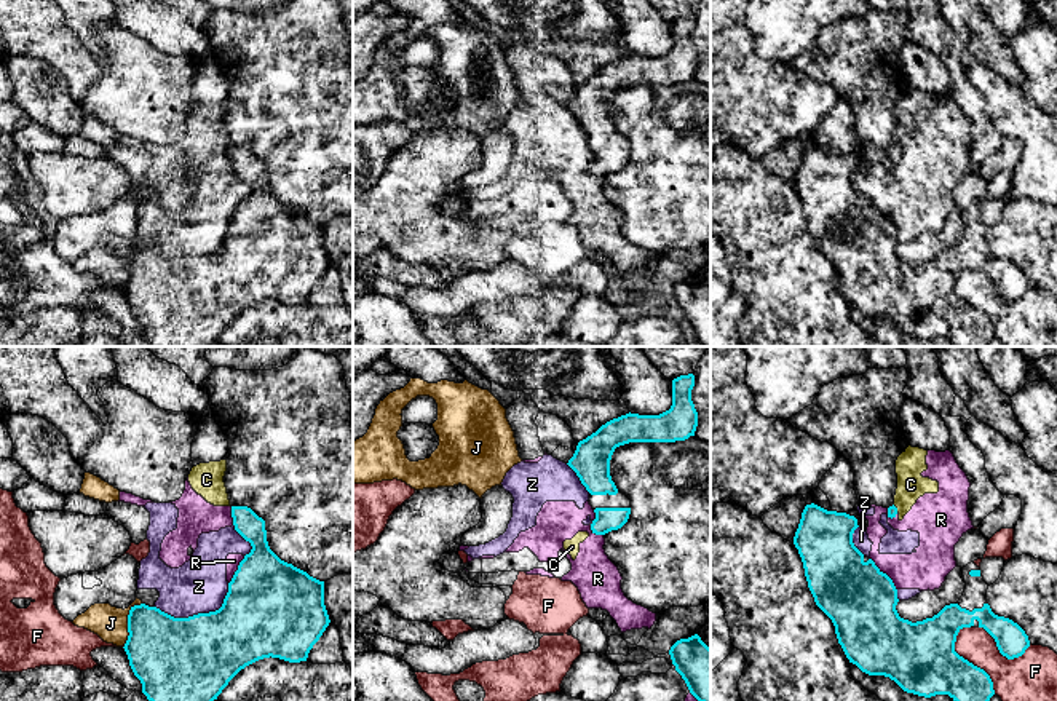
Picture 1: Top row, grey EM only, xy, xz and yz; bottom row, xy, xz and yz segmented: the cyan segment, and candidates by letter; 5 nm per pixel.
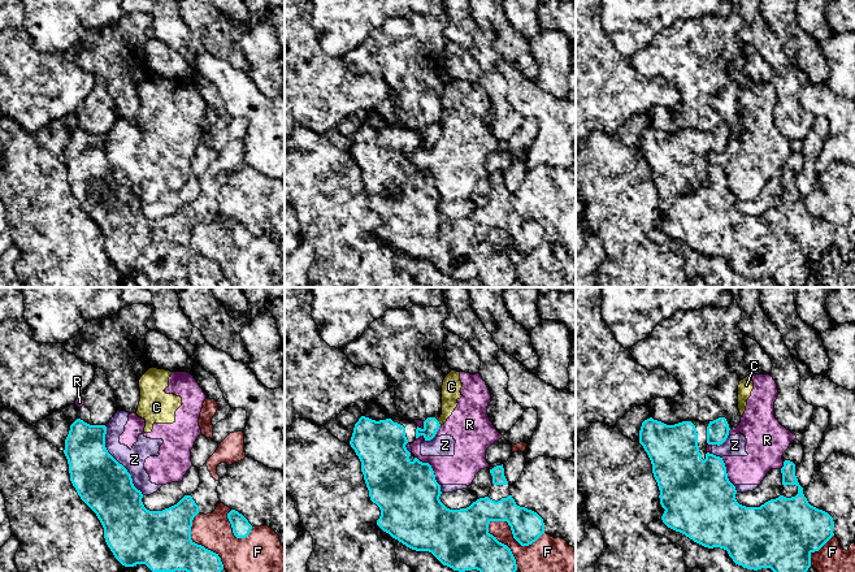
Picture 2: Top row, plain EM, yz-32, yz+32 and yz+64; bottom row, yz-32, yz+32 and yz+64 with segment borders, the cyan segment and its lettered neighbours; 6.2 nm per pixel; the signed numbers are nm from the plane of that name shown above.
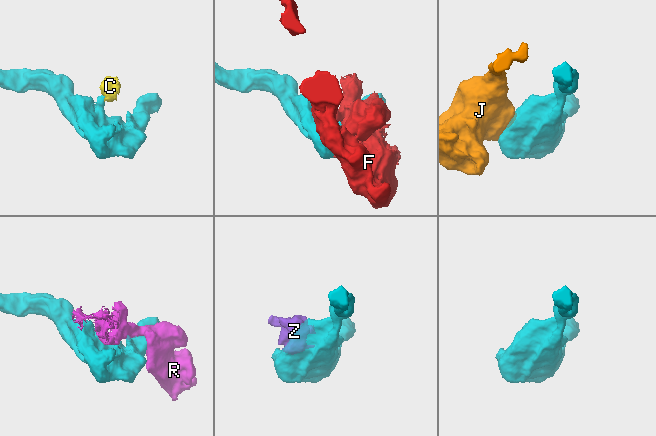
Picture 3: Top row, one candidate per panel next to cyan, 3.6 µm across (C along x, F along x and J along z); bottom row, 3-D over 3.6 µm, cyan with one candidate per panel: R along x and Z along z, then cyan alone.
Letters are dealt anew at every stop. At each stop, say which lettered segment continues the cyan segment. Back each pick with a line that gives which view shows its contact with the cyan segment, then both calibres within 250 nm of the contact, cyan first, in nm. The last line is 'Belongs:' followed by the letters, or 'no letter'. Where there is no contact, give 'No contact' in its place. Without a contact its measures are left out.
Belongs: no letter

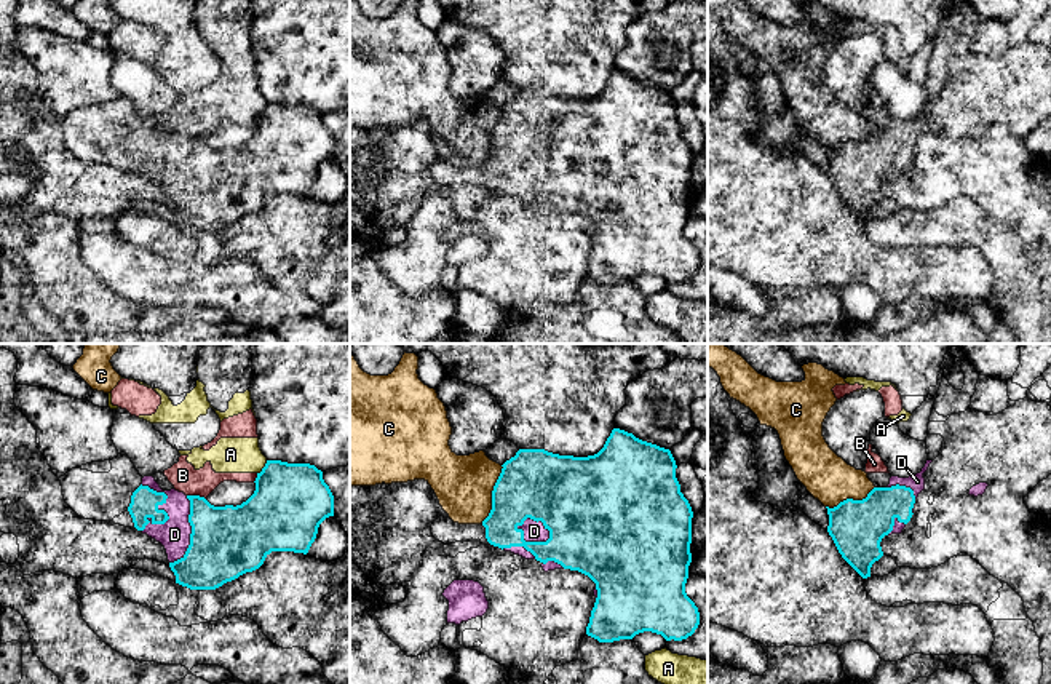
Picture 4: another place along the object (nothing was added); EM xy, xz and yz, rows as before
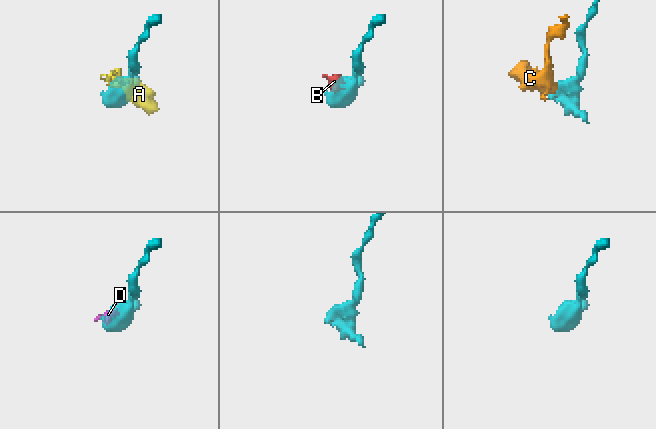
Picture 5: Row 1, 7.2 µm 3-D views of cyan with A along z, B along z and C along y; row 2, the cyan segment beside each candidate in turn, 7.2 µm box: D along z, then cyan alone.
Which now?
D: Touches cyan in xy. Thickness 140 nm (cyan) against 160 nm
Belongs: D

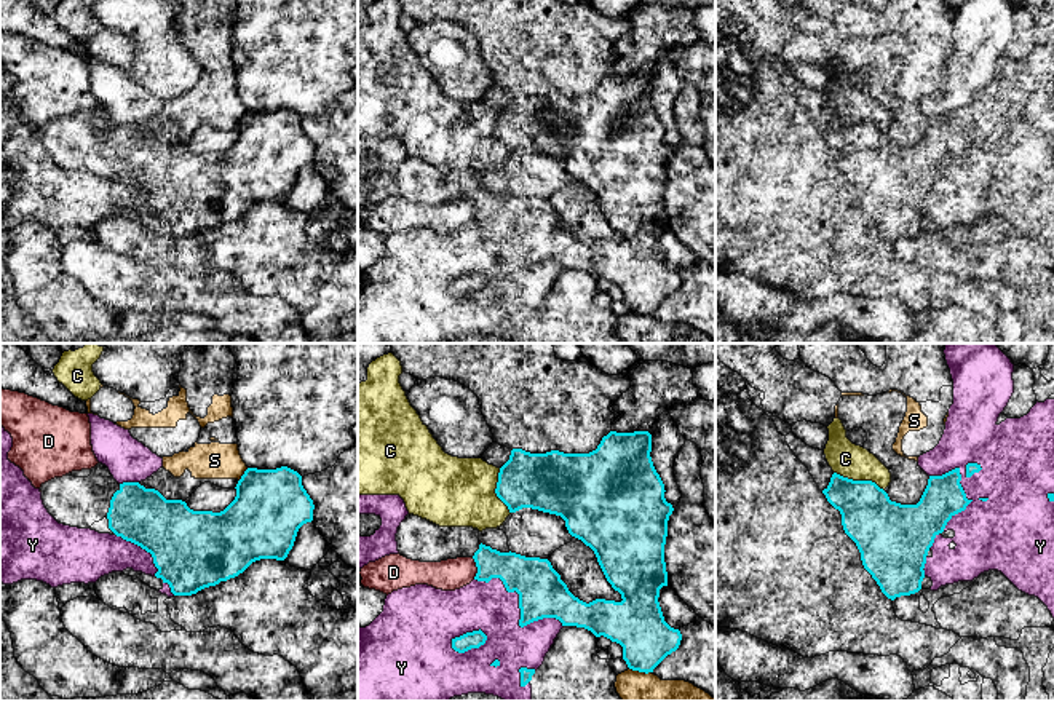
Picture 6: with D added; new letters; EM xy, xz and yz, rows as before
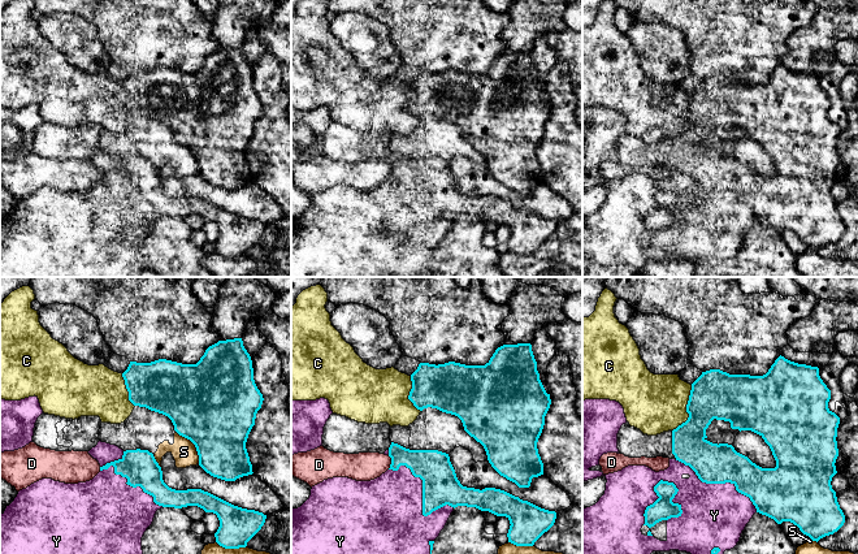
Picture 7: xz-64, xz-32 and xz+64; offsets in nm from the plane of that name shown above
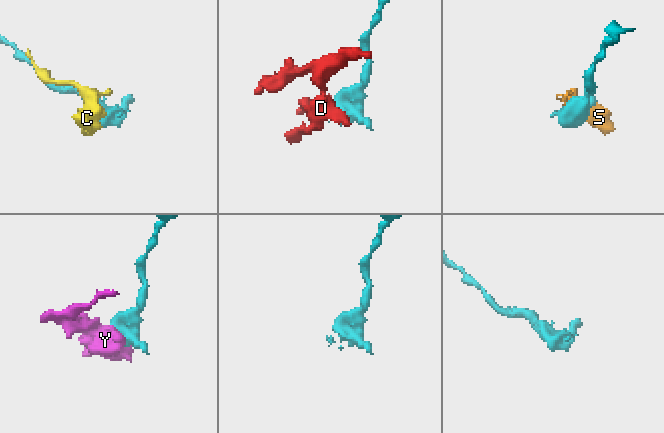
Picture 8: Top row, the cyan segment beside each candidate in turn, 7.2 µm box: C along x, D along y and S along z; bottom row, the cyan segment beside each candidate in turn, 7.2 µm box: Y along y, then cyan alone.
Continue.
Belongs: no letter

